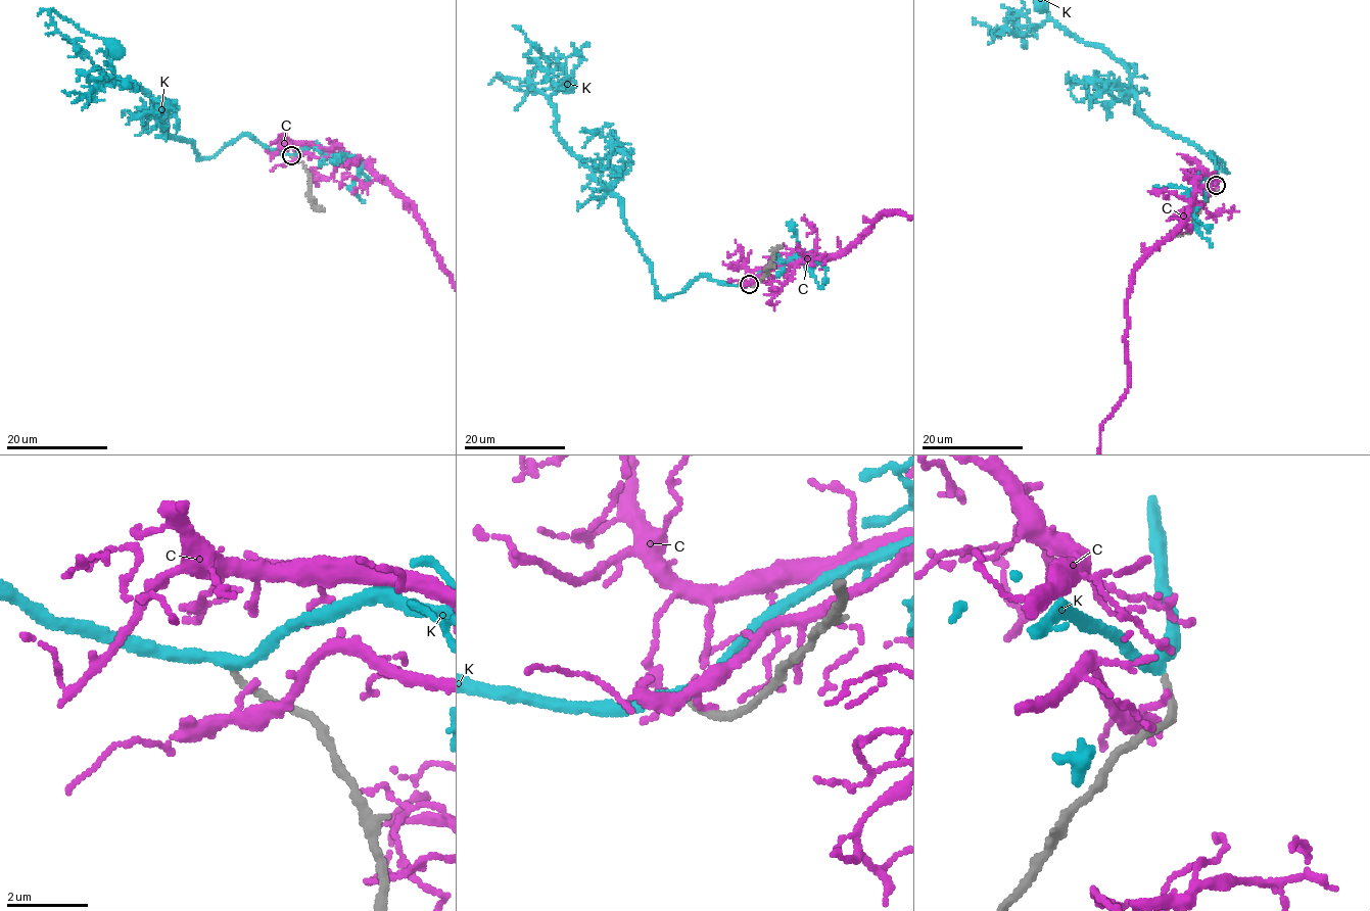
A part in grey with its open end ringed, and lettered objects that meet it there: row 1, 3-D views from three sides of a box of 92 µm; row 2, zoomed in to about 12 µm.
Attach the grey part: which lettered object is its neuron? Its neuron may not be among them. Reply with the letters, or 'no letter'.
K

